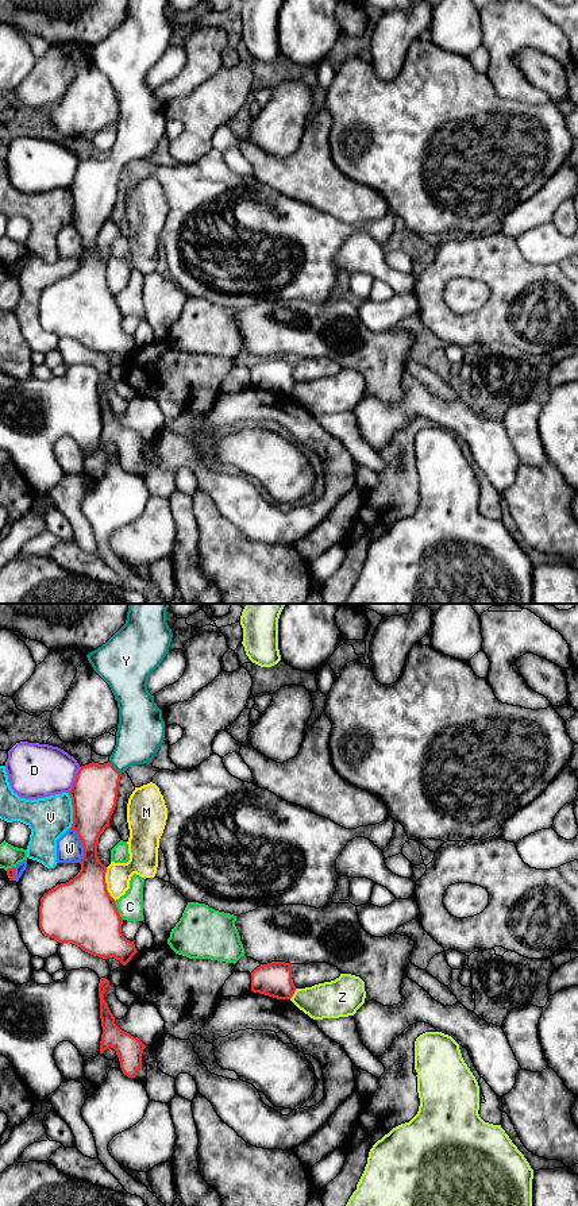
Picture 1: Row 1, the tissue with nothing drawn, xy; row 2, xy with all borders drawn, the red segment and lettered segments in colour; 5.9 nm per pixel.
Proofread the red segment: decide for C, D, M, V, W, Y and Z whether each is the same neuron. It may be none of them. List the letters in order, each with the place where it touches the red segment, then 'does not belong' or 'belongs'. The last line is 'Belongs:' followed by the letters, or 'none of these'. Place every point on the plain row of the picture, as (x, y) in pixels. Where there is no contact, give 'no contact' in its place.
C: meets red in xy at (116, 305); does not belong
D: meets red in xy at (76, 174); does not belong
M: meets red in xy at (106, 278); does not belong
V: meets red in xy at (73, 205); does not belong
W: meets red in xy at (83, 239); does not belong
Y: meets red in xy at (114, 162); belongs
Z: meets red in xy at (293, 388); does not belong
Belongs: Y

